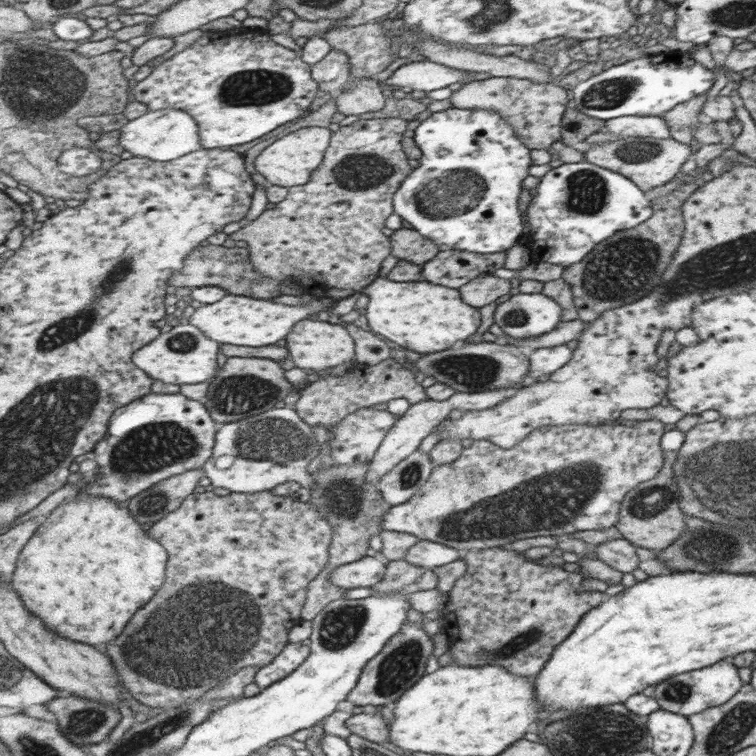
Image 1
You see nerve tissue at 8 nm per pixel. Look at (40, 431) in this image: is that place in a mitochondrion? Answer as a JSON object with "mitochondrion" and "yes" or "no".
{"mitochondrion":"yes"}

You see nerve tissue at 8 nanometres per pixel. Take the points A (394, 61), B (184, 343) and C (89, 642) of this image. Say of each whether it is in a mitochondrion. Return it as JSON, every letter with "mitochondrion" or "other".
{"A":"other","B":"mitochondrion","C":"other"}

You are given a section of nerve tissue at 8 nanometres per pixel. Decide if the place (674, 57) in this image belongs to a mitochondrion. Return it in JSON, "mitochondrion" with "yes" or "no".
{"mitochondrion":"no"}

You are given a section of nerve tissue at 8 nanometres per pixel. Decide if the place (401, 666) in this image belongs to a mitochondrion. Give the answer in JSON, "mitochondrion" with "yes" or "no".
{"mitochondrion":"yes"}

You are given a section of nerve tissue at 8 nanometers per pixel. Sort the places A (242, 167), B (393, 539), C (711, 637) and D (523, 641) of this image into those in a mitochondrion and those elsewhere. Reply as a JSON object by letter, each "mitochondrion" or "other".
{"A":"other","B":"other","C":"other","D":"mitochondrion"}

